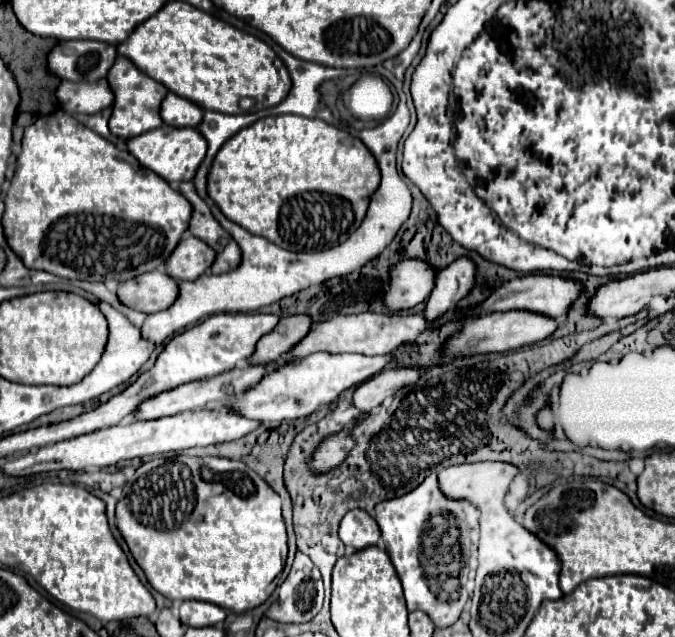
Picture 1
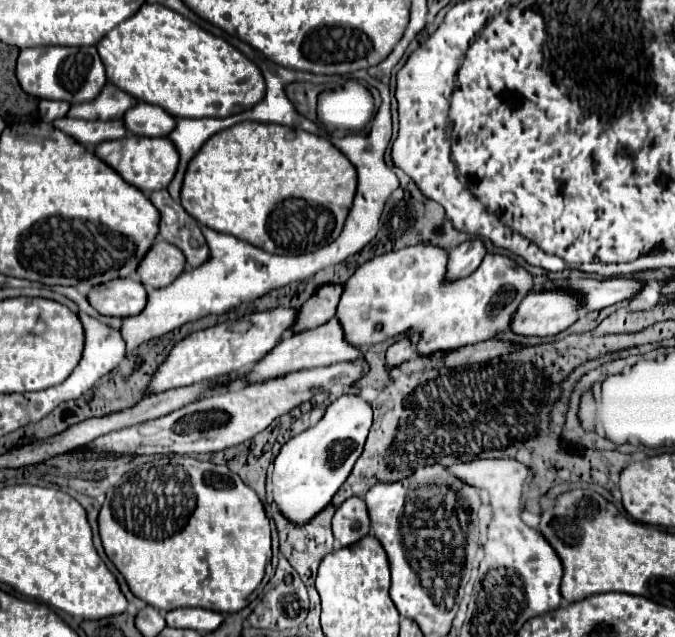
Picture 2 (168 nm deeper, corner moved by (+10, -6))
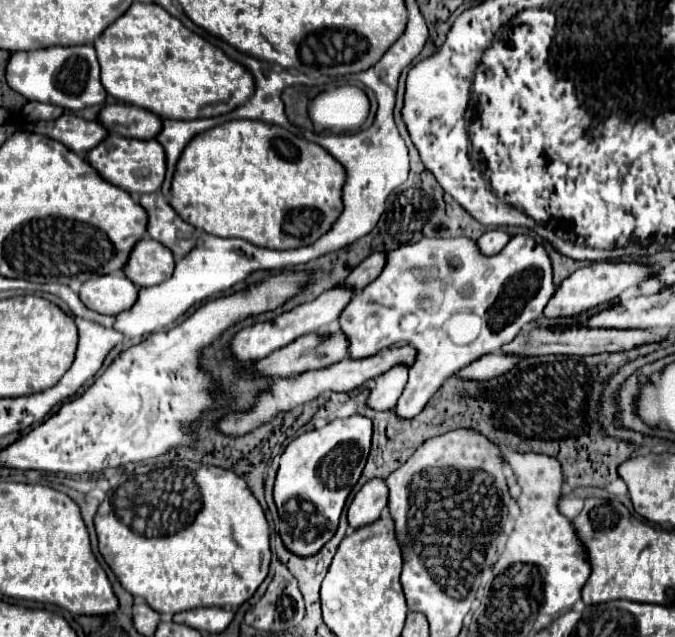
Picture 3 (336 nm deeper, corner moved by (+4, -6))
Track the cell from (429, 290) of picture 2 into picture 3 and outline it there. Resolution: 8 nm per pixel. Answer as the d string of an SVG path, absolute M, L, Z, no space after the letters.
M424 237L418 243L386 253L386 265L380 277L376 277L370 285L356 293L356 297L352 297L352 301L340 313L338 323L342 333L348 337L348 353L352 359L370 357L380 349L400 341L416 349L416 365L412 365L410 381L396 405L398 417L410 419L424 409L440 383L456 373L456 369L464 369L468 361L476 361L476 357L484 357L484 353L498 353L500 347L510 343L524 325L528 325L532 319L538 319L552 293L554 283L548 253L532 237L512 237L508 245L494 257L486 257L476 251L476 243L466 237Z

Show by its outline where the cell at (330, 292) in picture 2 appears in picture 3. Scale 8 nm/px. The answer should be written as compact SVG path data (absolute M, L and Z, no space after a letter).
M374 253L366 257L358 267L354 267L342 285L348 285L348 289L364 289L364 285L368 285L372 279L380 275L382 267L384 267L384 255Z

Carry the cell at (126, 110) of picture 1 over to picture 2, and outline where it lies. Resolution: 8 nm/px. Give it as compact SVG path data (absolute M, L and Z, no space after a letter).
M60 117L52 123L62 133L80 141L84 147L98 145L108 139L122 139L126 135L126 127L122 121L82 121L72 117Z

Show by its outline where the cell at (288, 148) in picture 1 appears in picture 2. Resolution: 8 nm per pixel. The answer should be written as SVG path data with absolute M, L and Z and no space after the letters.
M242 121L212 135L190 159L180 203L188 215L214 231L234 235L268 253L300 255L318 251L340 235L354 193L356 169L328 139L286 125Z

